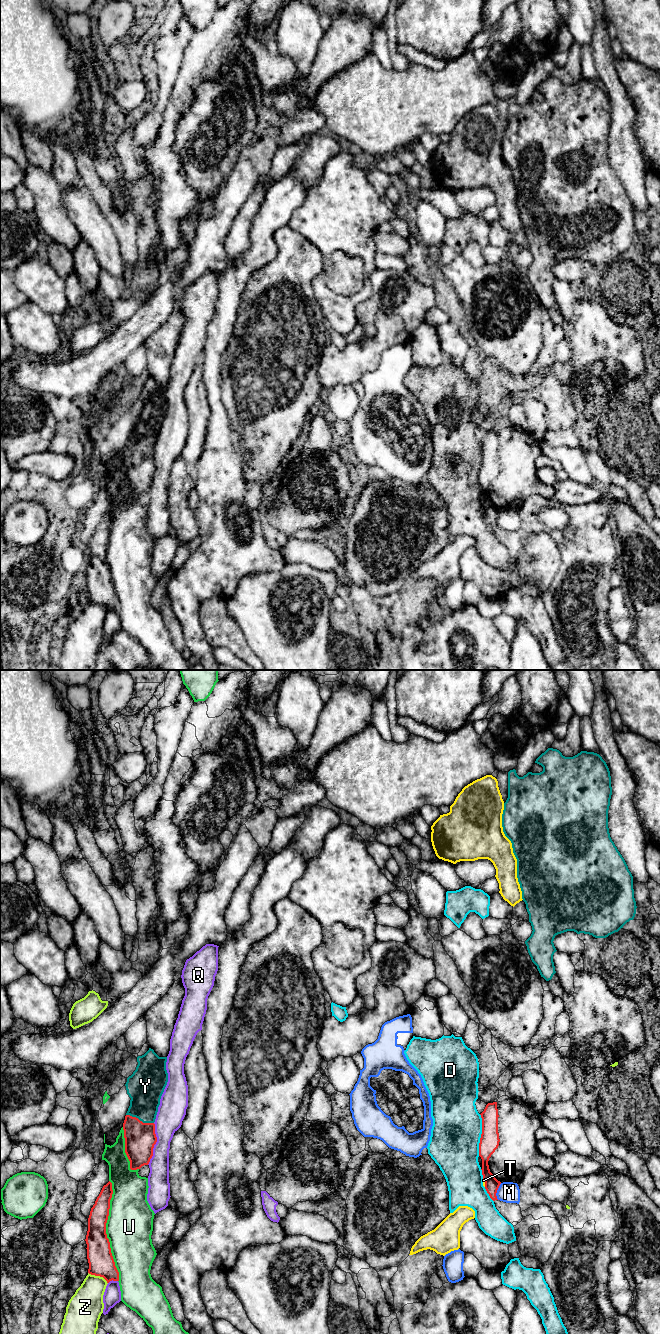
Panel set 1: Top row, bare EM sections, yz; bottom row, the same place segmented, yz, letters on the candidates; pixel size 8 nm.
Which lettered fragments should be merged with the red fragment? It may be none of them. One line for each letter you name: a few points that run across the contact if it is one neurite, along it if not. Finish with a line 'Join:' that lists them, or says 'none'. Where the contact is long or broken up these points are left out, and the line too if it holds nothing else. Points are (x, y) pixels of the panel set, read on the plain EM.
Y: yz (140, 466), (139, 448), (144, 433), (145, 418)
Join: Y

